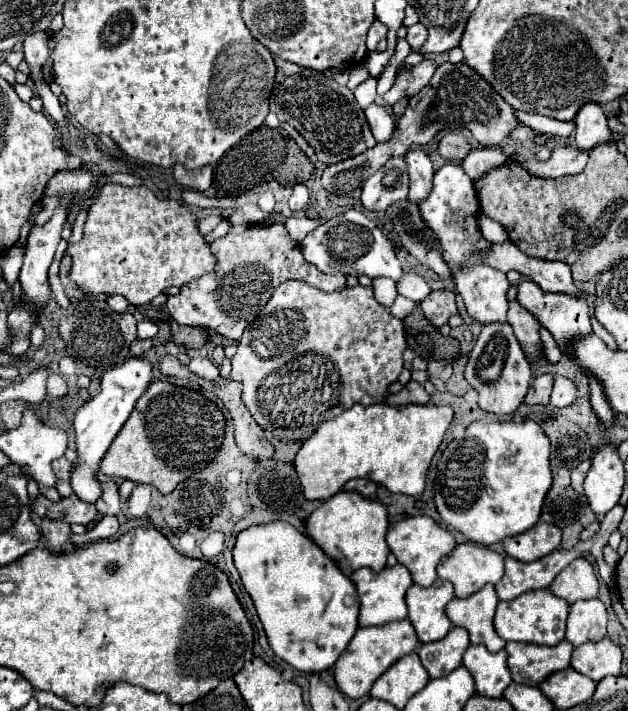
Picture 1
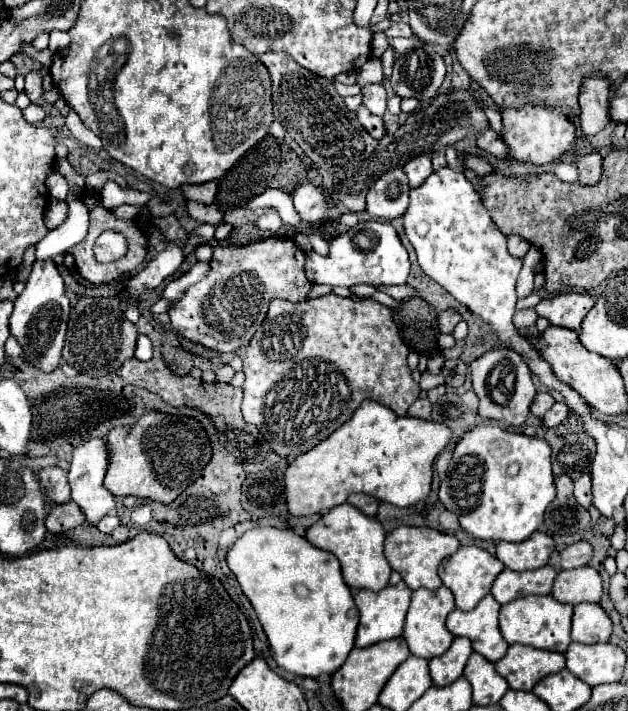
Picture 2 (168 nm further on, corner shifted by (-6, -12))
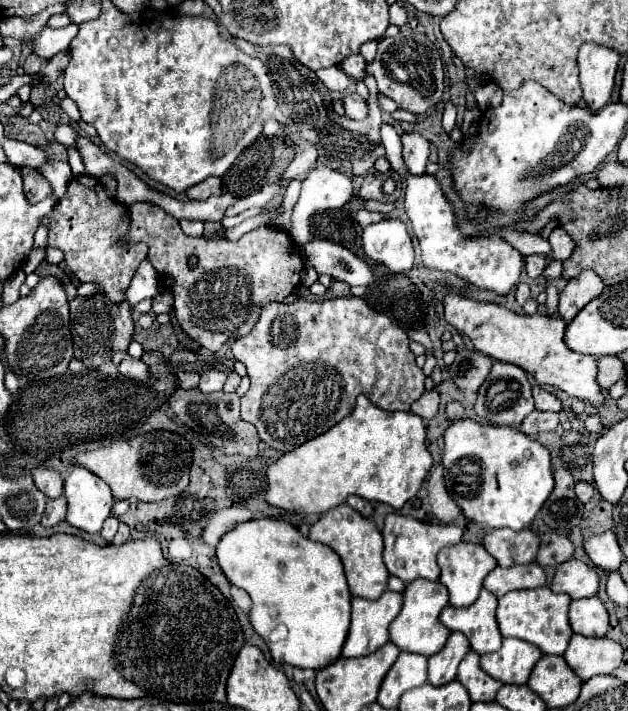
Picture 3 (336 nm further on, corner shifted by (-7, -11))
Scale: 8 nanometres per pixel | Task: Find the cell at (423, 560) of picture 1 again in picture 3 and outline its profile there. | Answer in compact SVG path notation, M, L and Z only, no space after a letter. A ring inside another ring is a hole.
M391 513L385 517L385 527L383 527L385 567L387 567L389 575L395 575L405 583L409 583L417 577L435 581L439 577L439 565L437 565L439 549L449 543L459 543L461 535L463 535L463 531L459 525L445 525L445 523L431 525L431 523L413 519L413 517L403 517L403 515Z

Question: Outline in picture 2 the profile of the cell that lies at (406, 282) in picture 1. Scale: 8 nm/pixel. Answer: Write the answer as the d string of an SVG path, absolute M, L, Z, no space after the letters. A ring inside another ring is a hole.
M400 284L400 286L390 286L390 288L380 288L382 292L386 292L388 296L392 296L394 300L406 300L406 298L414 298L418 296L416 288L412 288L410 284Z

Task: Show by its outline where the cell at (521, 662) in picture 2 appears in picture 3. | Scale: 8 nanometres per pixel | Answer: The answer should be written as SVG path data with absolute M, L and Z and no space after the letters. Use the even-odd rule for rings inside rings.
M503 639L499 651L481 655L481 667L503 683L525 685L533 665L541 659L541 655L543 653L533 643L523 639Z

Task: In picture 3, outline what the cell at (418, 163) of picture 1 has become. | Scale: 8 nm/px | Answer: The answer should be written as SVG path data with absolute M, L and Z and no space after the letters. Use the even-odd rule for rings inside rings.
M409 131L401 135L401 143L403 143L403 161L407 165L407 171L411 175L423 175L429 159L429 141L421 133Z

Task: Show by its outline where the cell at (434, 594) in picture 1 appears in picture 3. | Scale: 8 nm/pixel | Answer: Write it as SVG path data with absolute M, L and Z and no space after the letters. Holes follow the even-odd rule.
M415 579L405 585L403 591L403 607L395 621L389 625L391 643L395 643L401 651L409 653L421 653L425 657L435 655L445 647L445 641L449 637L449 629L439 623L439 611L447 605L449 593L439 581L427 581L427 579Z

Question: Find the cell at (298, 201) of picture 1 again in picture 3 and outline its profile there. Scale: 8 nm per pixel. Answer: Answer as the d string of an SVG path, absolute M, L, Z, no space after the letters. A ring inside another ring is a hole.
M317 167L305 179L301 187L301 197L293 209L291 229L294 243L303 245L314 236L309 231L309 217L321 209L339 209L353 197L353 181L347 173Z

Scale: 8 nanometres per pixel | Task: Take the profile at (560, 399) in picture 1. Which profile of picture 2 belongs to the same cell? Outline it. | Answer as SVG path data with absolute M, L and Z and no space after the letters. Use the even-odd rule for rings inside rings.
M556 402L556 404L544 414L542 422L544 422L544 426L558 426L558 424L562 424L562 422L568 418L568 412L570 412L570 408L568 408L566 404Z

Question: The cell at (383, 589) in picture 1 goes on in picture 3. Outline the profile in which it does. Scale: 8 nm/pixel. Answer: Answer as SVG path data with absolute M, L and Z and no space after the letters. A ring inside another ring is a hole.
M385 591L379 599L351 599L351 627L341 651L343 657L363 657L375 653L389 641L389 625L401 609L403 595Z

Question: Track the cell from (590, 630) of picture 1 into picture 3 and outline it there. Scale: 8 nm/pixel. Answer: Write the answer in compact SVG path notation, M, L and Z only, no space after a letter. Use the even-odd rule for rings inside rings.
M599 597L571 601L569 605L569 625L573 633L585 637L603 637L609 629L609 613Z

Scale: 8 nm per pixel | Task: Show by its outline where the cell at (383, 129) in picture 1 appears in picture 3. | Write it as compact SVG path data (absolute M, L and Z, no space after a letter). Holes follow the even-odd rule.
M343 93L343 107L345 107L345 115L351 119L367 117L367 103L357 93Z

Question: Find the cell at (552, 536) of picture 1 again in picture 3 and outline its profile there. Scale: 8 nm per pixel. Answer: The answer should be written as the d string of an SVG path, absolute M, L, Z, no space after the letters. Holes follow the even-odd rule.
M491 529L483 537L483 549L495 557L501 567L523 565L535 559L535 551L539 549L537 537L531 529Z

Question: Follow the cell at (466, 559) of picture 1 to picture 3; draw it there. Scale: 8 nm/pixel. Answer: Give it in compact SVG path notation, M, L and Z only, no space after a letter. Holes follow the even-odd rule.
M461 541L457 545L445 545L437 555L441 575L439 581L449 591L451 607L467 607L475 603L483 579L497 567L495 559L483 551L481 545Z

